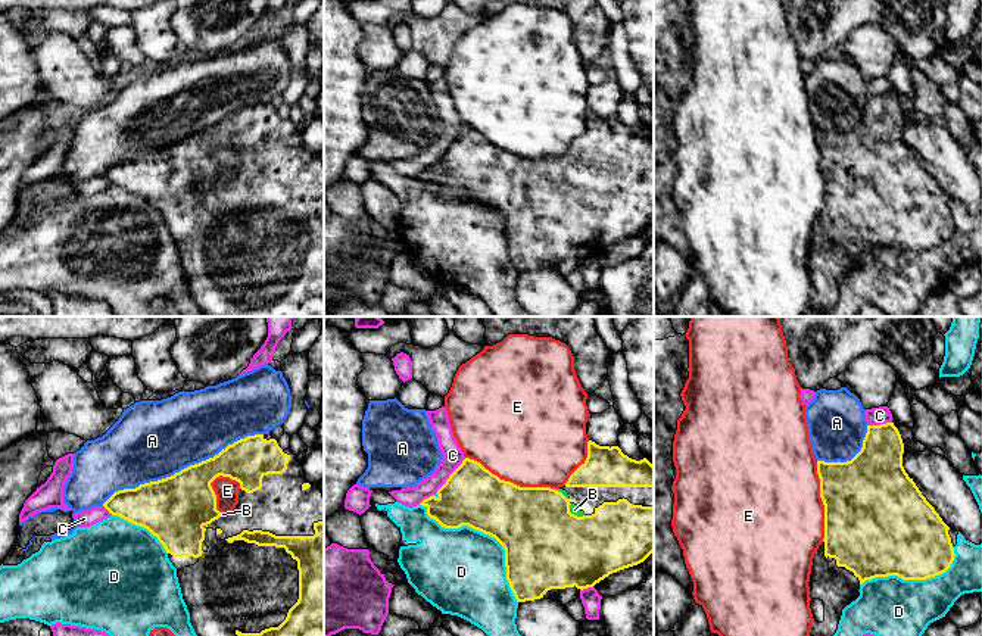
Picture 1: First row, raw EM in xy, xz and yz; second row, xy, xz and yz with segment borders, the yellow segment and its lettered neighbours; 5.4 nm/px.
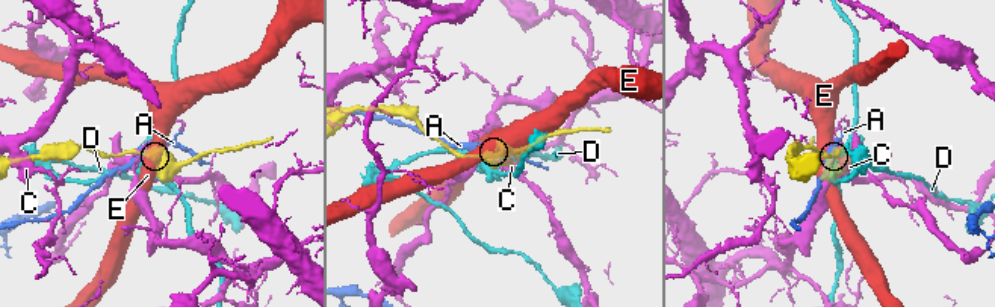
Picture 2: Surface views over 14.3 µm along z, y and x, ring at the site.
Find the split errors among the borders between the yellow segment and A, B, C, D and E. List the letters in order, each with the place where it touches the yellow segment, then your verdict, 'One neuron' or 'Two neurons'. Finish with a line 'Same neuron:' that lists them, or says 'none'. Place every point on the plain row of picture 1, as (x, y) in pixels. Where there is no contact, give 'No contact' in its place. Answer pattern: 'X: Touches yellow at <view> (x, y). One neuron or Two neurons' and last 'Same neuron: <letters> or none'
A: Touches yellow at xy (181, 140). Two neurons
B: Touches yellow at xz (573, 184). One neuron
C: Touches yellow at xz (449, 146). Two neurons
D: Touches yellow at xz (488, 203). Two neurons
E: Touches yellow at xz (510, 152). Two neurons
Same neuron: B

